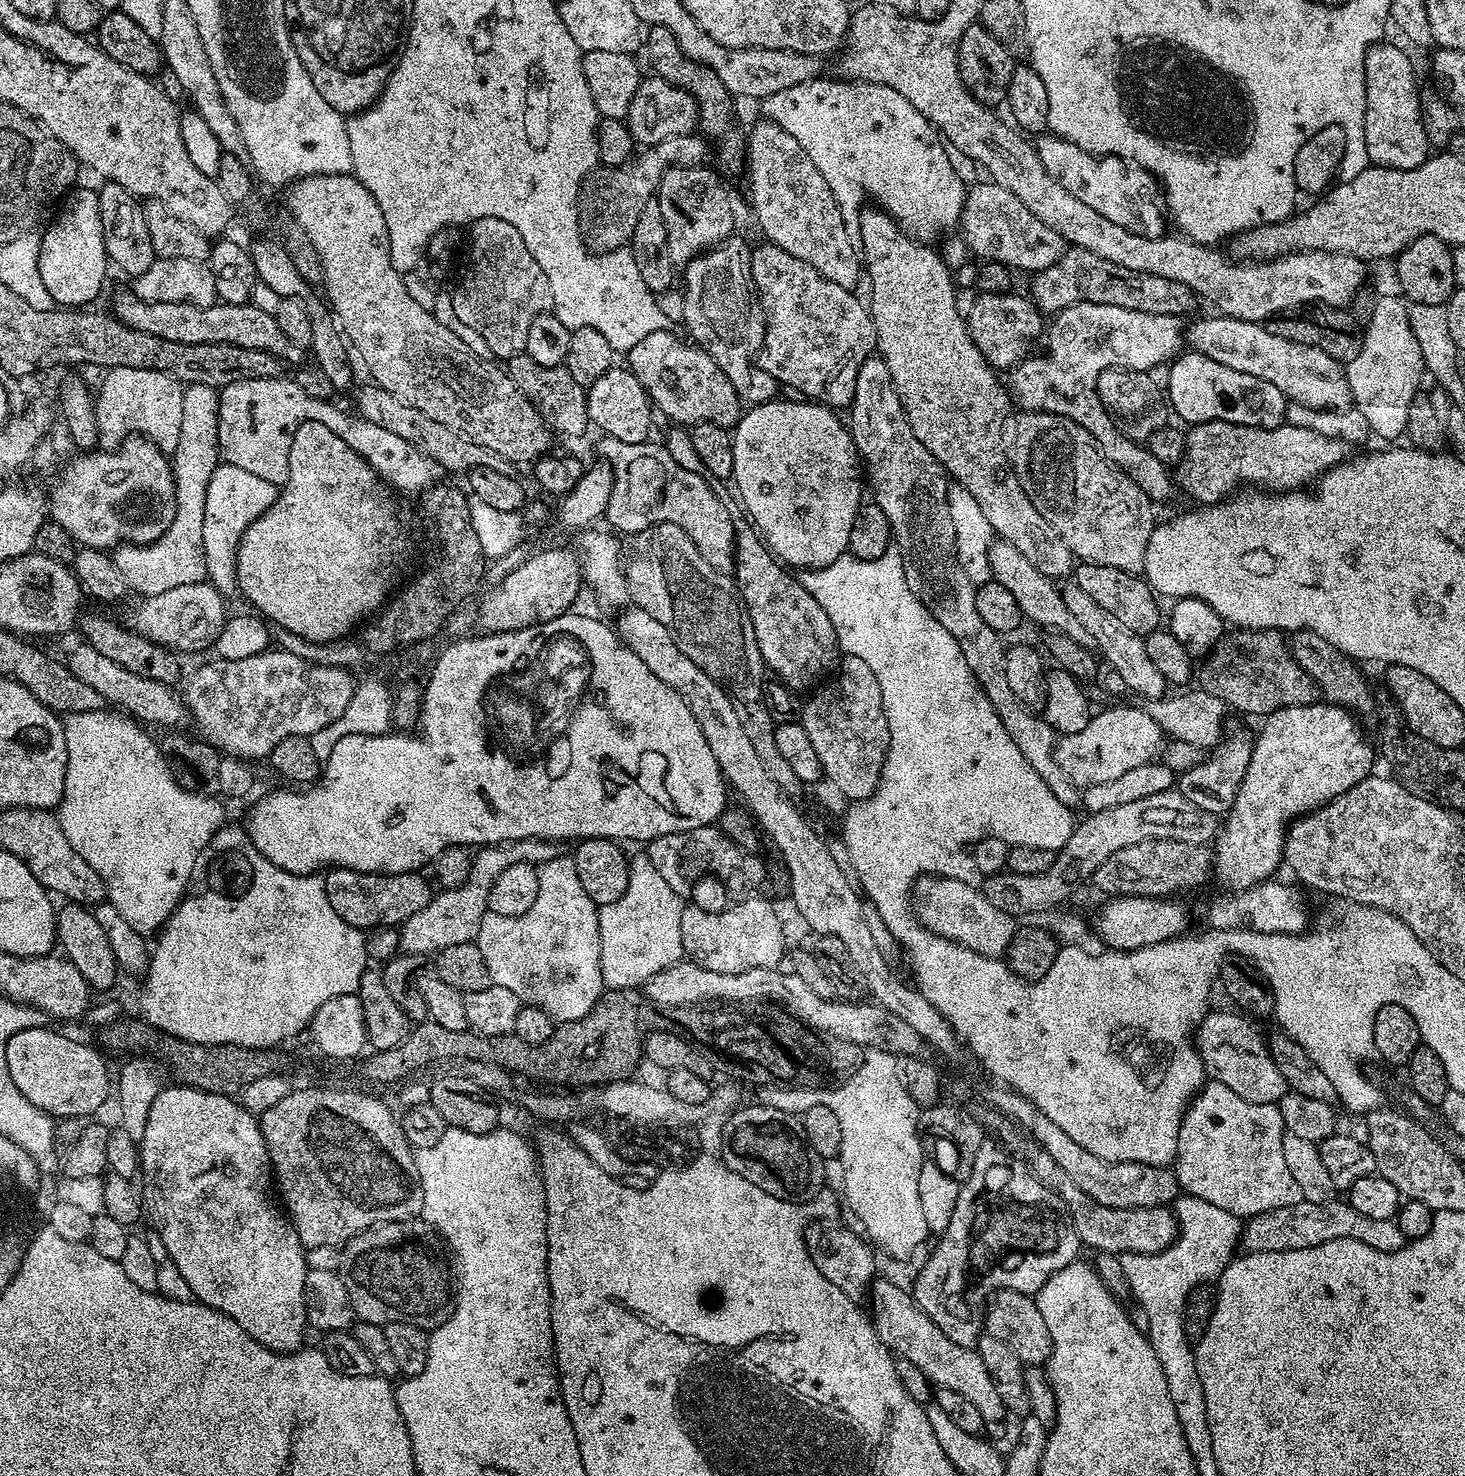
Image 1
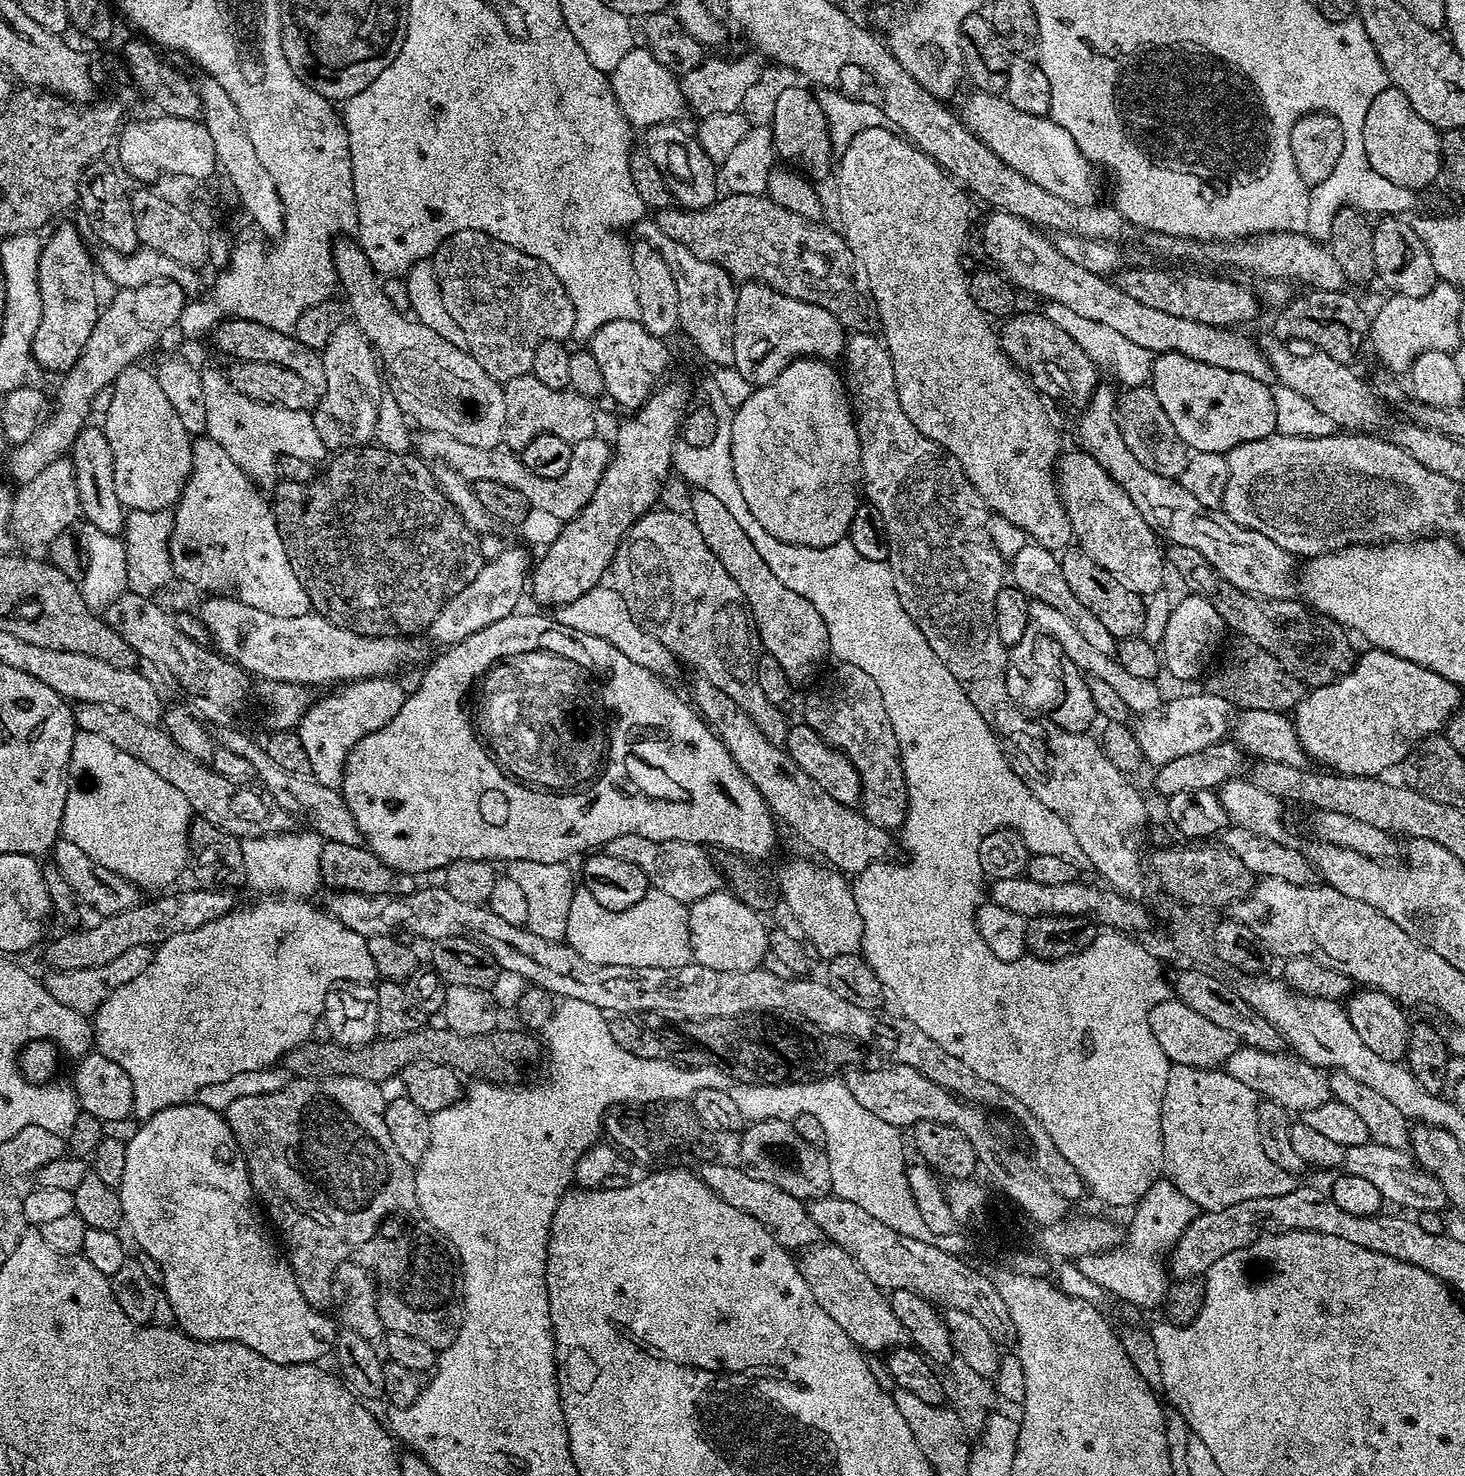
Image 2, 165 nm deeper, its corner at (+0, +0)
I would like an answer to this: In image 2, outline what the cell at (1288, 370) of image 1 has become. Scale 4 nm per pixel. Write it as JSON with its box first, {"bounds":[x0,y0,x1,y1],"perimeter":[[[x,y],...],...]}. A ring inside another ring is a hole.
{"bounds":[984,210,1273,382],"perimeter":[[[999,210],[984,224],[984,248],[993,260],[995,267],[1012,281],[1017,289],[1025,288],[1036,296],[1045,296],[1045,301],[1067,306],[1074,314],[1082,314],[1082,318],[1090,318],[1098,322],[1101,329],[1118,330],[1130,342],[1138,346],[1146,346],[1154,354],[1177,352],[1186,358],[1194,358],[1198,362],[1206,362],[1210,366],[1218,366],[1222,370],[1230,370],[1238,374],[1246,374],[1255,380],[1265,382],[1273,379],[1272,365],[1268,357],[1252,340],[1239,336],[1239,331],[1232,328],[1215,328],[1206,322],[1194,322],[1190,318],[1174,318],[1174,314],[1166,314],[1163,310],[1154,310],[1154,306],[1146,306],[1136,299],[1130,298],[1111,279],[1090,274],[1082,266],[1070,262],[1058,254],[1055,243],[1048,240],[1028,221],[1018,218],[1009,212]]]}

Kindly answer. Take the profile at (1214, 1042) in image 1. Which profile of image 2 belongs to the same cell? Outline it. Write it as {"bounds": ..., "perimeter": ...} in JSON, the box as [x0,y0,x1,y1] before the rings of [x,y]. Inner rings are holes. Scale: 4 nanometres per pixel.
{"bounds":[1148,998,1238,1069],"perimeter":[[[1175,998],[1158,1002],[1158,1006],[1150,1010],[1148,1025],[1150,1034],[1154,1034],[1154,1038],[1158,1038],[1158,1046],[1162,1046],[1162,1054],[1166,1054],[1172,1064],[1219,1069],[1227,1065],[1230,1054],[1234,1054],[1238,1047],[1238,1042],[1222,1030],[1222,1026],[1214,1026],[1214,1022],[1202,1018],[1202,1014]]]}

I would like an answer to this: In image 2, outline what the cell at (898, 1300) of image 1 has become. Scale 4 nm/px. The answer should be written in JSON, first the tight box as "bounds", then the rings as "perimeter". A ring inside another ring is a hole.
{"bounds":[798,1242,905,1354],"perimeter":[[[817,1242],[799,1257],[798,1263],[800,1273],[806,1278],[810,1290],[818,1304],[822,1306],[822,1310],[826,1310],[826,1314],[830,1314],[830,1318],[834,1318],[834,1322],[838,1322],[838,1326],[842,1326],[842,1330],[846,1330],[849,1338],[865,1353],[880,1354],[885,1350],[901,1347],[905,1343],[904,1327],[898,1320],[898,1314],[894,1314],[891,1299],[886,1295],[885,1289],[870,1282],[870,1278],[866,1278],[866,1274],[856,1265],[854,1258],[850,1258],[850,1254],[843,1252],[837,1244]]]}

